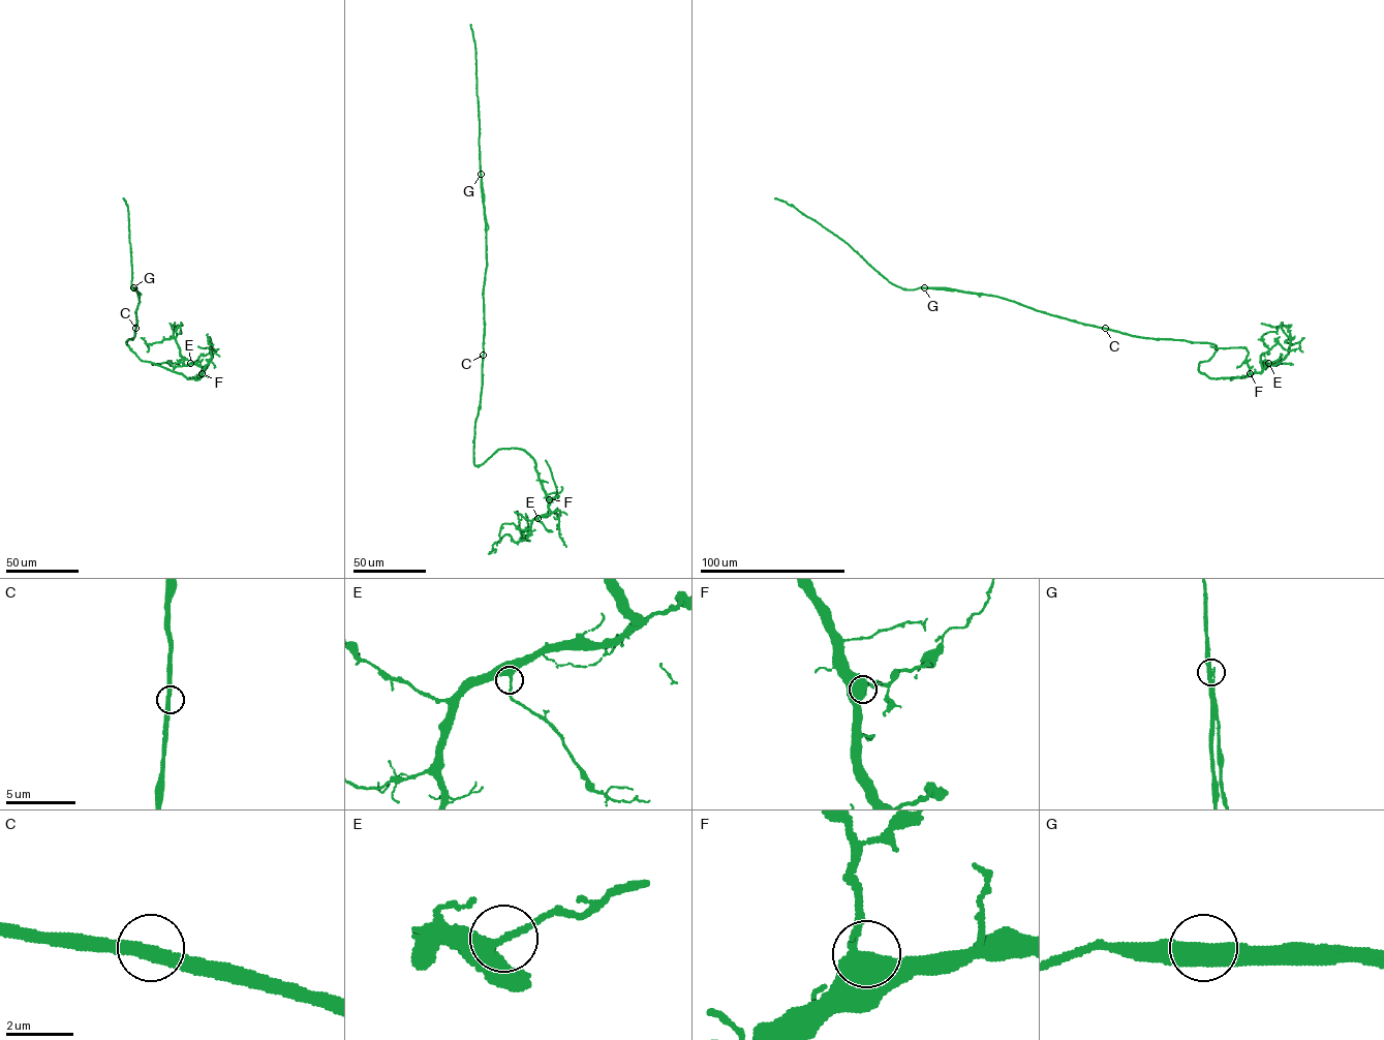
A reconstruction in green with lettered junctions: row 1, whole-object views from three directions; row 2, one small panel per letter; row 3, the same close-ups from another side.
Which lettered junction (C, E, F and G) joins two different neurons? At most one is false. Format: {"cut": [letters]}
{"cut": ["G"]}

